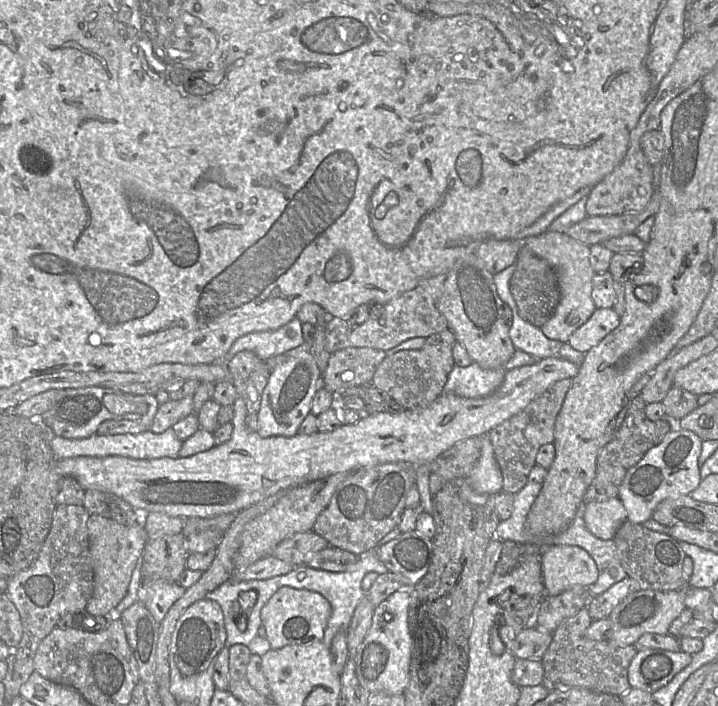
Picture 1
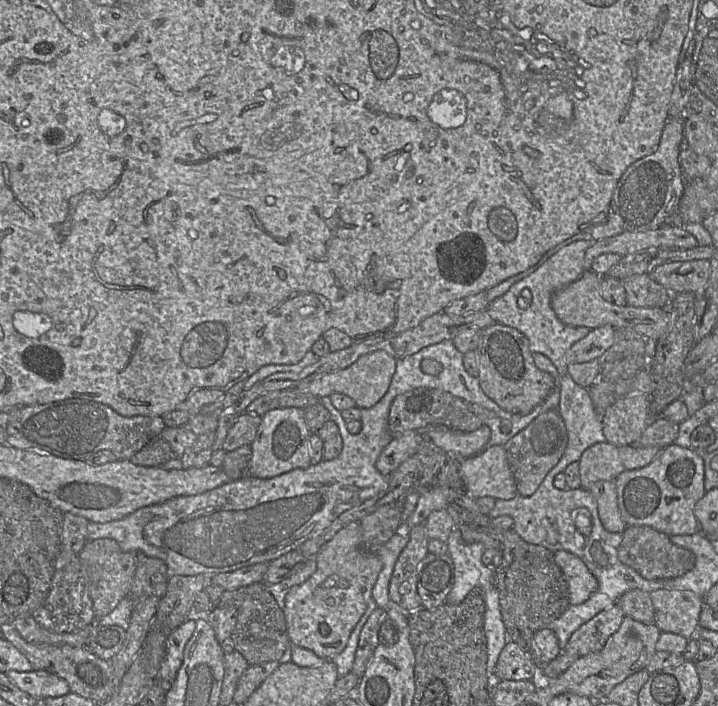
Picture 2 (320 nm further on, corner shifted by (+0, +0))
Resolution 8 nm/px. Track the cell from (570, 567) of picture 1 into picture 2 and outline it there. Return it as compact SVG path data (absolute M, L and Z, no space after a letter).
M557 550L553 555L567 580L570 605L579 605L588 600L598 588L595 576L576 555L565 550Z

